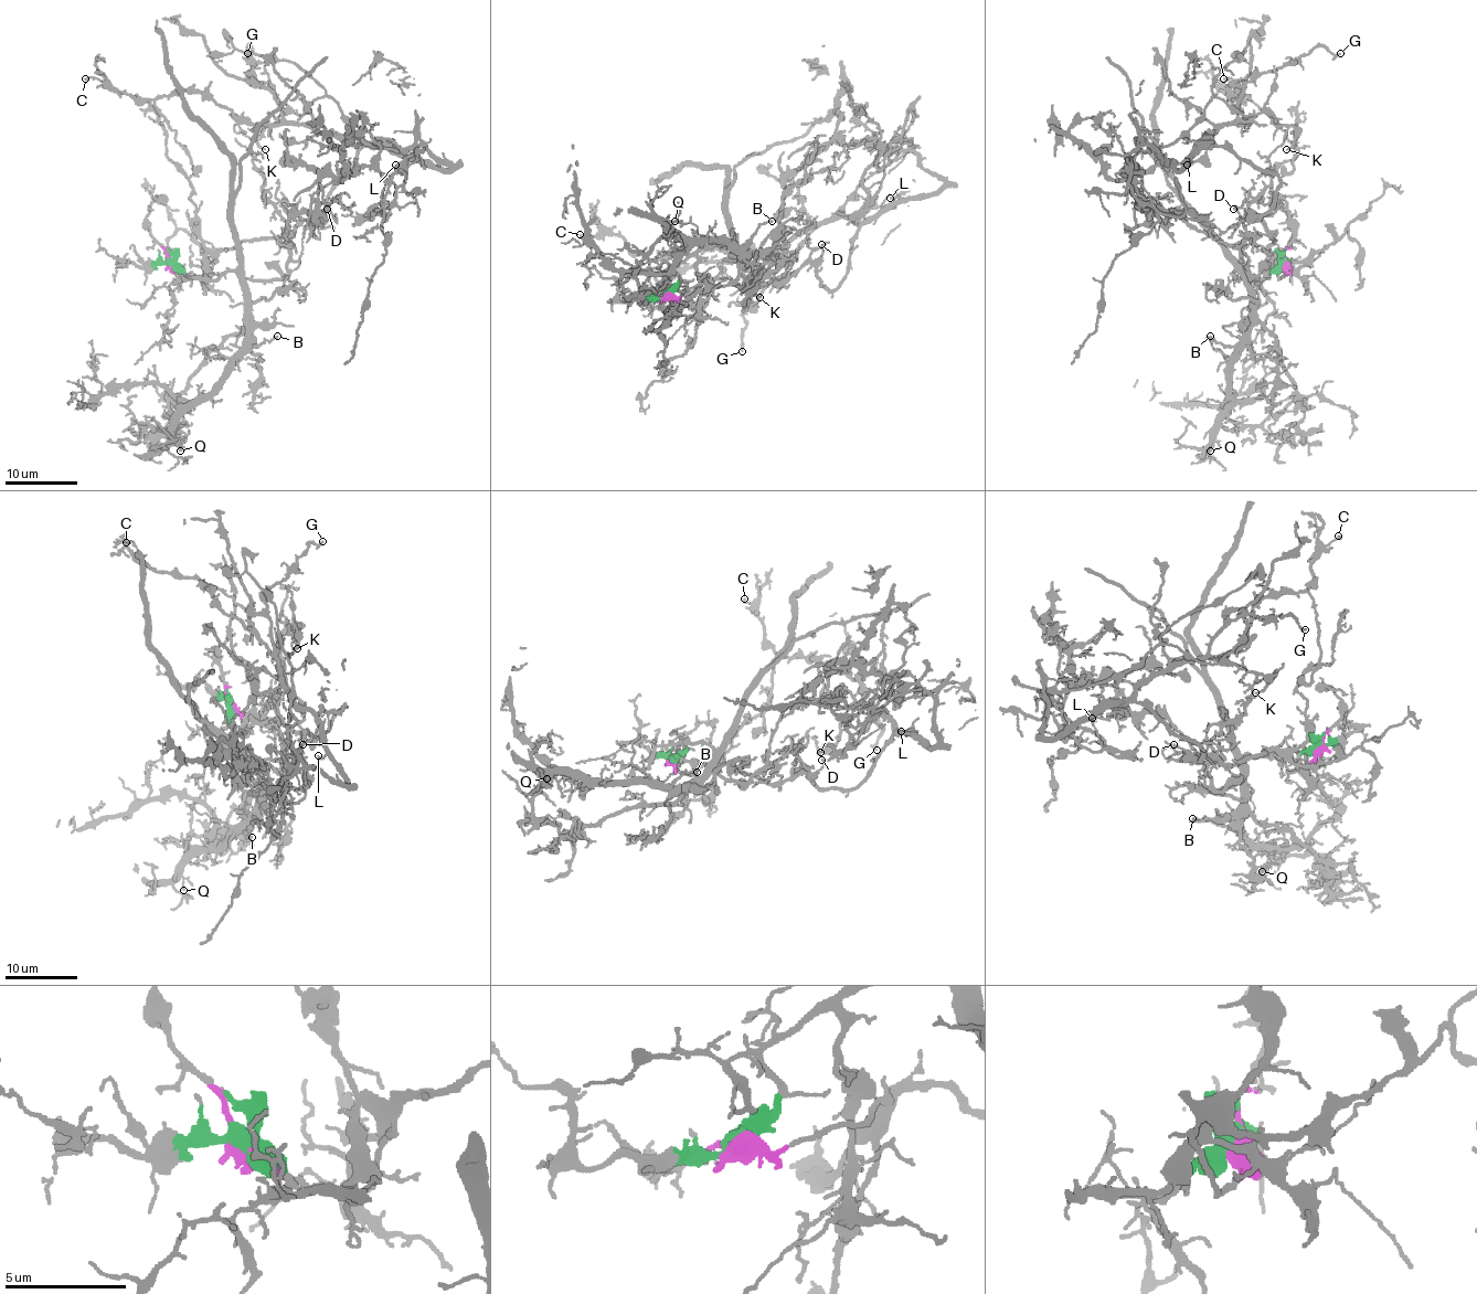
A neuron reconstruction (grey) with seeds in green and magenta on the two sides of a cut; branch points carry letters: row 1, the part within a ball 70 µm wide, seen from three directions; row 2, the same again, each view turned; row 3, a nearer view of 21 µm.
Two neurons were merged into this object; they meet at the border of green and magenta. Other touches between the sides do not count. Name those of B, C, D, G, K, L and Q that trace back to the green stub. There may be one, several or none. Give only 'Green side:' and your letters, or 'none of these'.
Green side: B, Q

